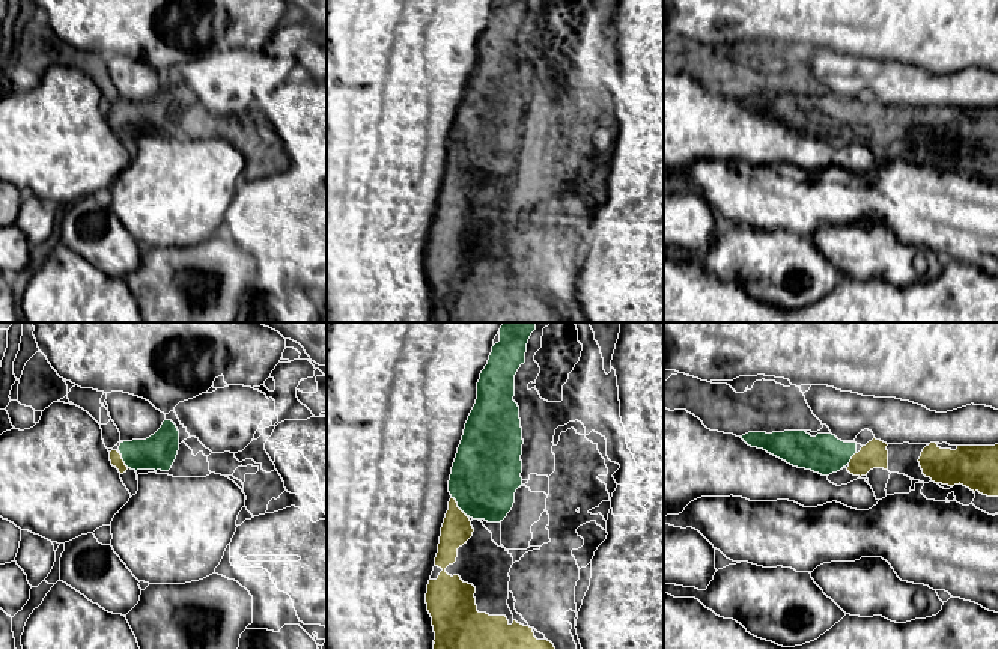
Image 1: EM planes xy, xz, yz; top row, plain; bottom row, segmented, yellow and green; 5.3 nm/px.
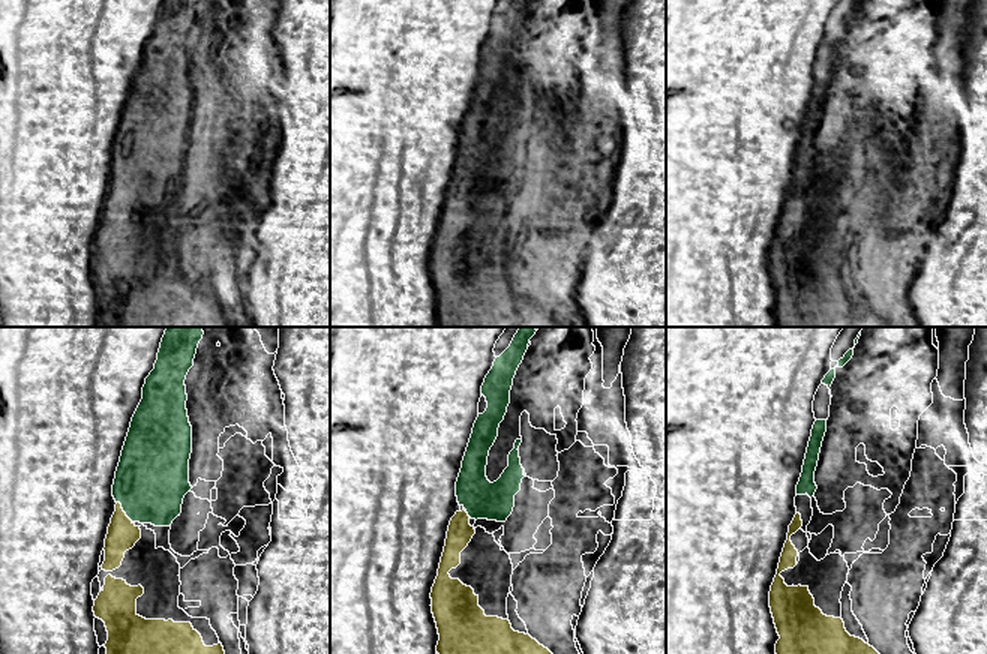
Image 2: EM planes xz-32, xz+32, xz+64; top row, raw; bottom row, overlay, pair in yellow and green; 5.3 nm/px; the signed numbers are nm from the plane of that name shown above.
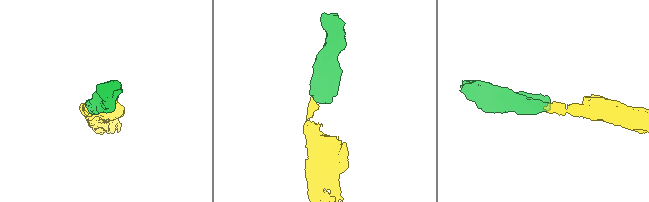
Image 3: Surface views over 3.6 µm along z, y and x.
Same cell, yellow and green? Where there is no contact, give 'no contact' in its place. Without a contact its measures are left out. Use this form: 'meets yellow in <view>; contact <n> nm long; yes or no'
meets yellow in xz; contact 140 nm long; yes

